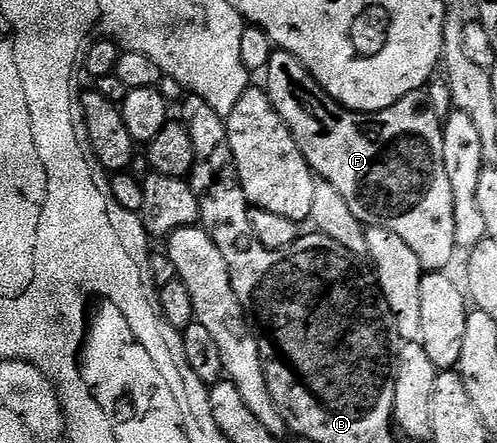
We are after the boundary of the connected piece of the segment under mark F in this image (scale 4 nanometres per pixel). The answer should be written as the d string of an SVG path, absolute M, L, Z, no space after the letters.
M275 49L268 60L264 77L266 94L276 112L280 112L284 124L288 124L300 152L306 157L306 163L321 181L340 191L356 220L366 226L383 226L396 232L396 236L400 236L400 240L416 252L416 260L420 260L423 271L445 271L458 246L460 223L454 215L452 183L444 169L444 122L430 107L429 97L422 90L413 90L380 112L361 114L359 110L341 106L335 98L328 96L299 58L279 49Z

